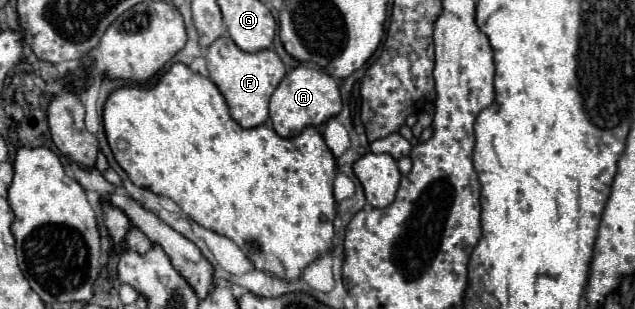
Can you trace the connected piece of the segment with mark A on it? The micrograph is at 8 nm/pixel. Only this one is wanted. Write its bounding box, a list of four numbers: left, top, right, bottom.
[269,65,341,137]

